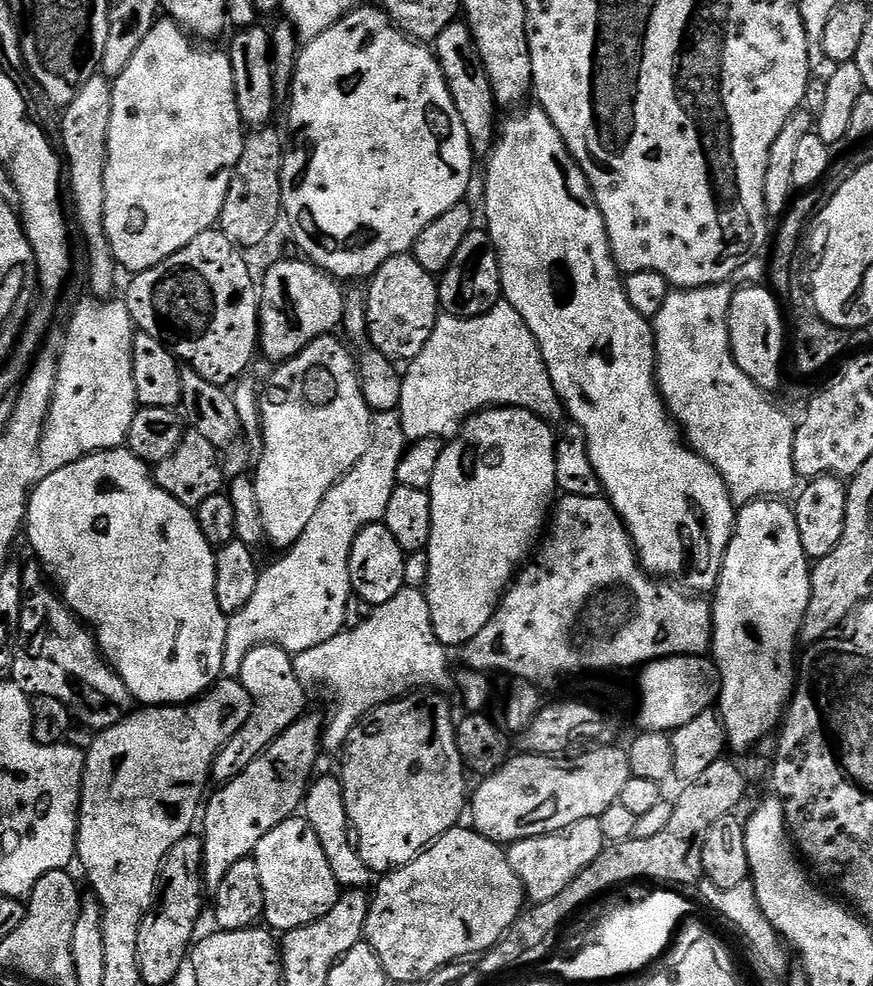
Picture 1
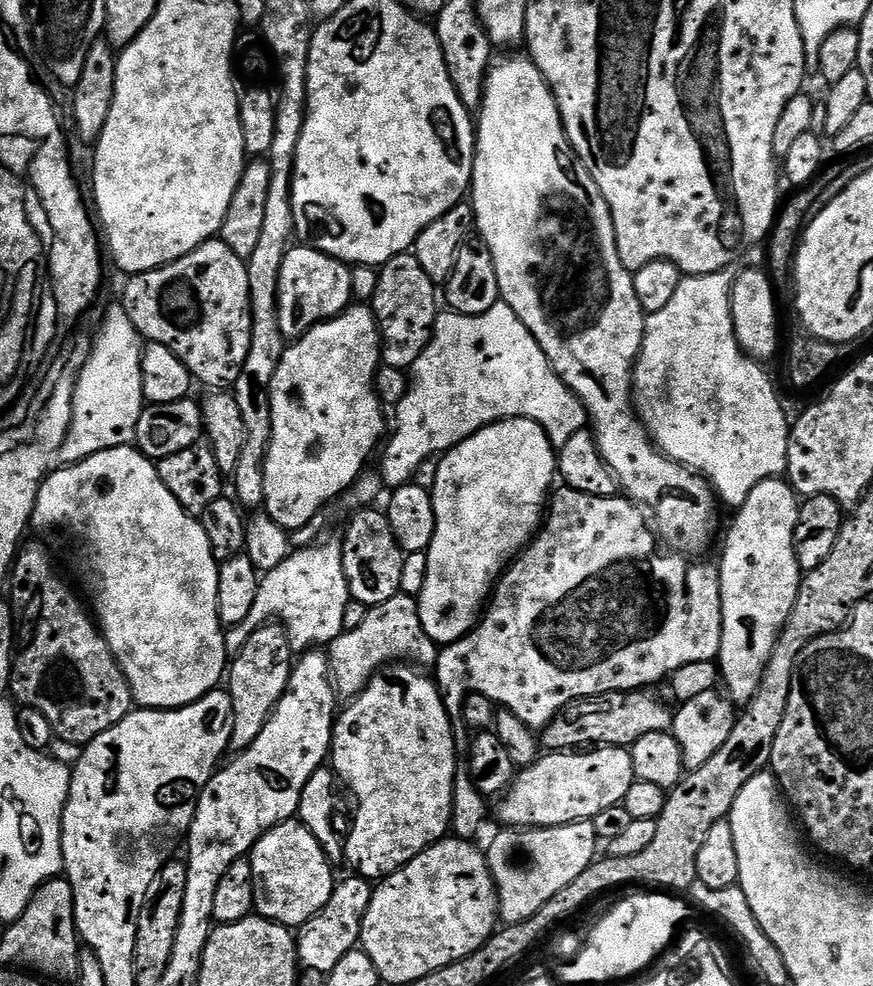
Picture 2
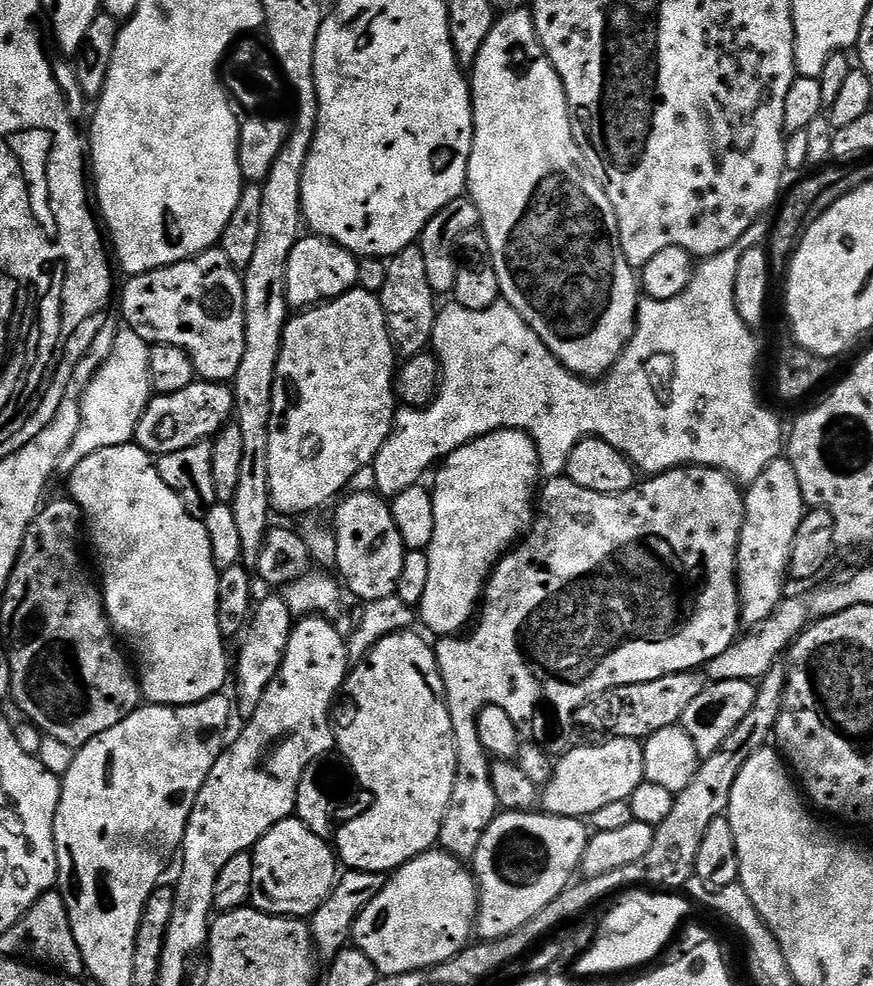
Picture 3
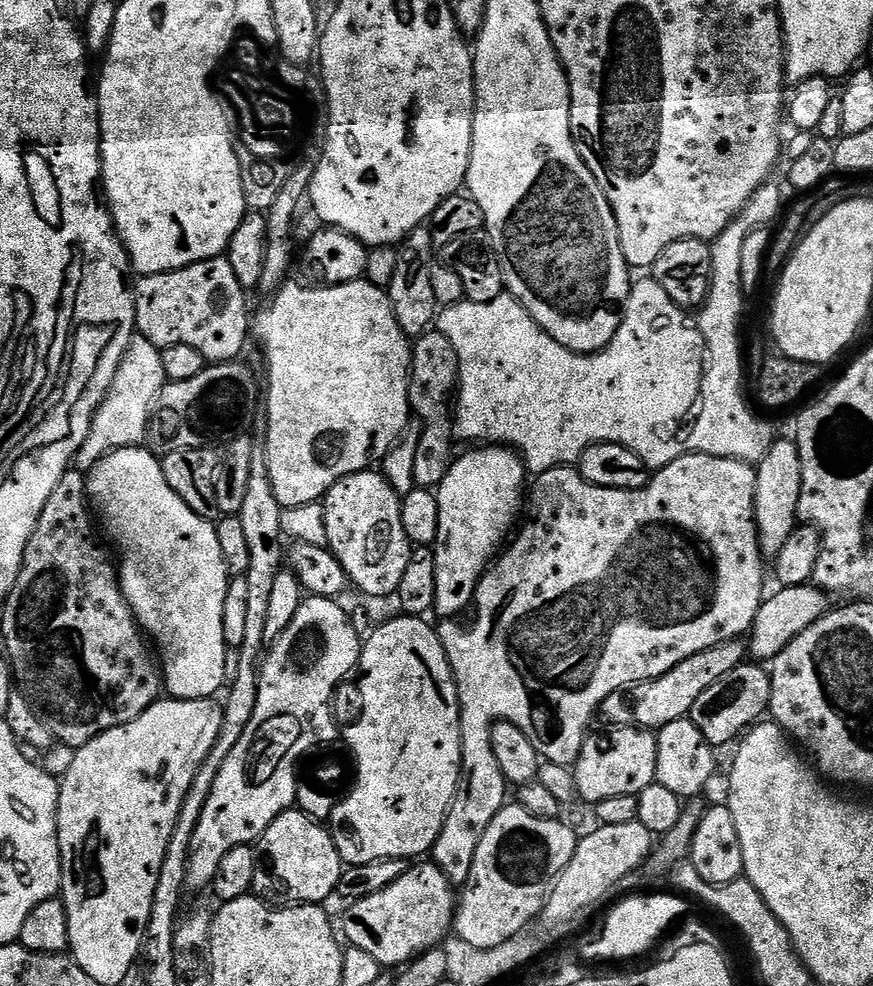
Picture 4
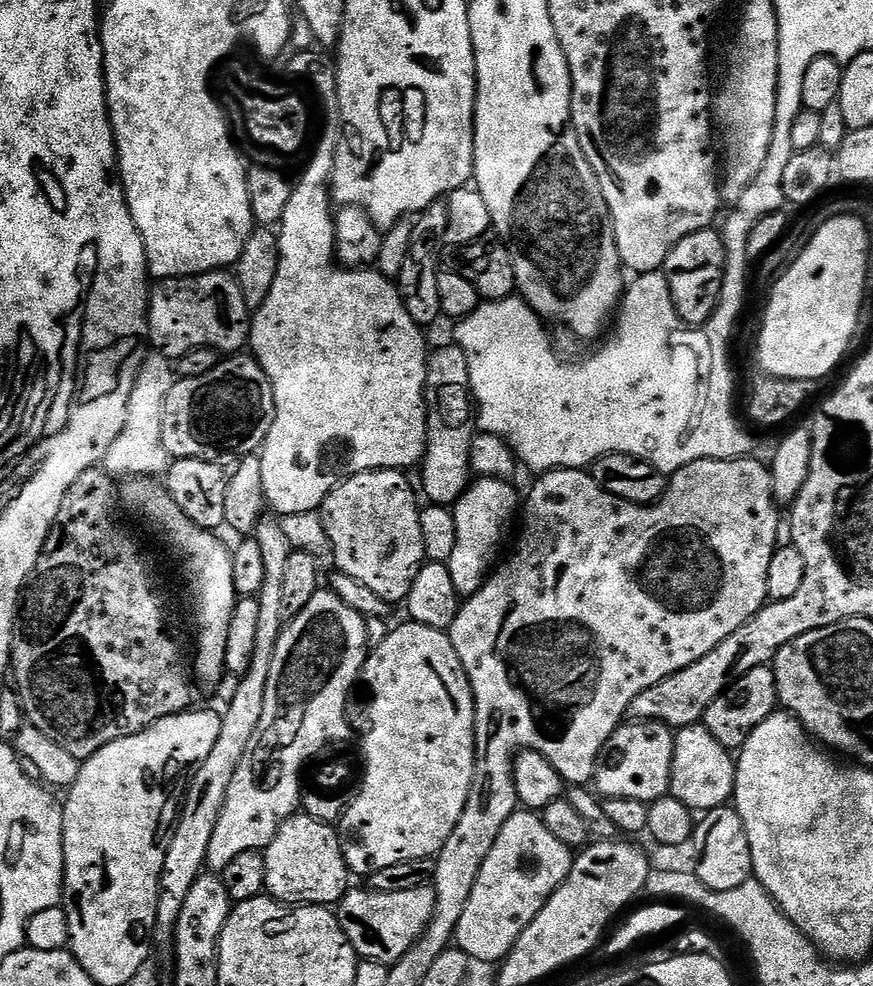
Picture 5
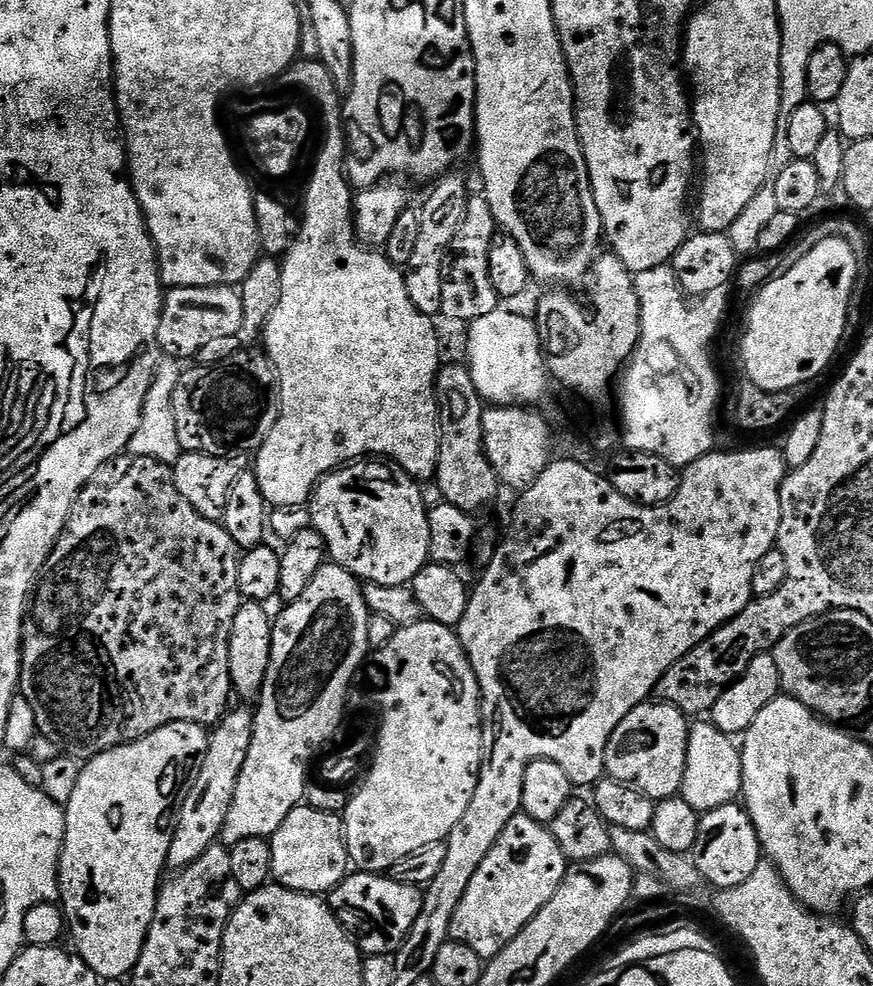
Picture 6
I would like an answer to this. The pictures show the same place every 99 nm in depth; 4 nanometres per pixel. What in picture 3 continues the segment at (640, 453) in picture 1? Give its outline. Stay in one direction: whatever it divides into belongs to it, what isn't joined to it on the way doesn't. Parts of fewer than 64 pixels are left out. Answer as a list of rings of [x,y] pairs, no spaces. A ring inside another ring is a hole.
[[[520,6],[515,10],[505,11],[497,19],[486,42],[482,42],[482,50],[478,54],[476,63],[471,65],[470,91],[472,94],[472,153],[468,163],[466,192],[480,211],[480,228],[486,242],[490,242],[490,254],[494,262],[494,271],[498,274],[498,286],[503,303],[518,310],[518,314],[532,327],[534,334],[538,334],[538,338],[542,338],[544,345],[574,375],[585,378],[603,377],[616,365],[617,358],[624,352],[624,345],[628,344],[632,335],[636,333],[638,276],[624,257],[614,206],[610,206],[610,198],[606,198],[606,190],[602,190],[602,186],[589,170],[586,158],[574,138],[562,78],[558,78],[550,58],[544,53],[544,47],[540,45],[540,39],[532,21],[532,13],[527,7]]]

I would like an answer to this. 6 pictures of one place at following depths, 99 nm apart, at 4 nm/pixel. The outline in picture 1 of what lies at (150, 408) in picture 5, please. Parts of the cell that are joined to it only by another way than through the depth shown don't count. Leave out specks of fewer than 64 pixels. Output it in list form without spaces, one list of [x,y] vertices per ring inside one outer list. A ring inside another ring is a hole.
[[[87,298],[72,312],[72,317],[68,320],[68,333],[64,336],[64,349],[58,355],[56,365],[56,385],[52,395],[52,405],[48,408],[48,421],[44,423],[44,433],[40,439],[40,450],[38,453],[38,464],[45,473],[54,470],[62,470],[62,466],[70,466],[87,456],[93,456],[95,452],[107,452],[114,448],[123,448],[128,442],[128,431],[130,422],[134,422],[134,414],[138,407],[136,402],[136,391],[134,390],[134,362],[132,361],[132,337],[134,335],[134,325],[132,315],[127,303],[123,299],[113,299],[111,302],[101,302],[96,298]]]

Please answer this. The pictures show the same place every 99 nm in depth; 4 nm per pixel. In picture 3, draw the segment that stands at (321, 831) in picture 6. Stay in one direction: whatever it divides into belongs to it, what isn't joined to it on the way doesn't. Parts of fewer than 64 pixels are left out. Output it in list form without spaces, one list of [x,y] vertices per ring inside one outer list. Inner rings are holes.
[[[295,818],[274,825],[250,855],[254,862],[253,893],[268,903],[267,911],[274,916],[311,918],[328,901],[338,879],[338,857],[333,845]]]

